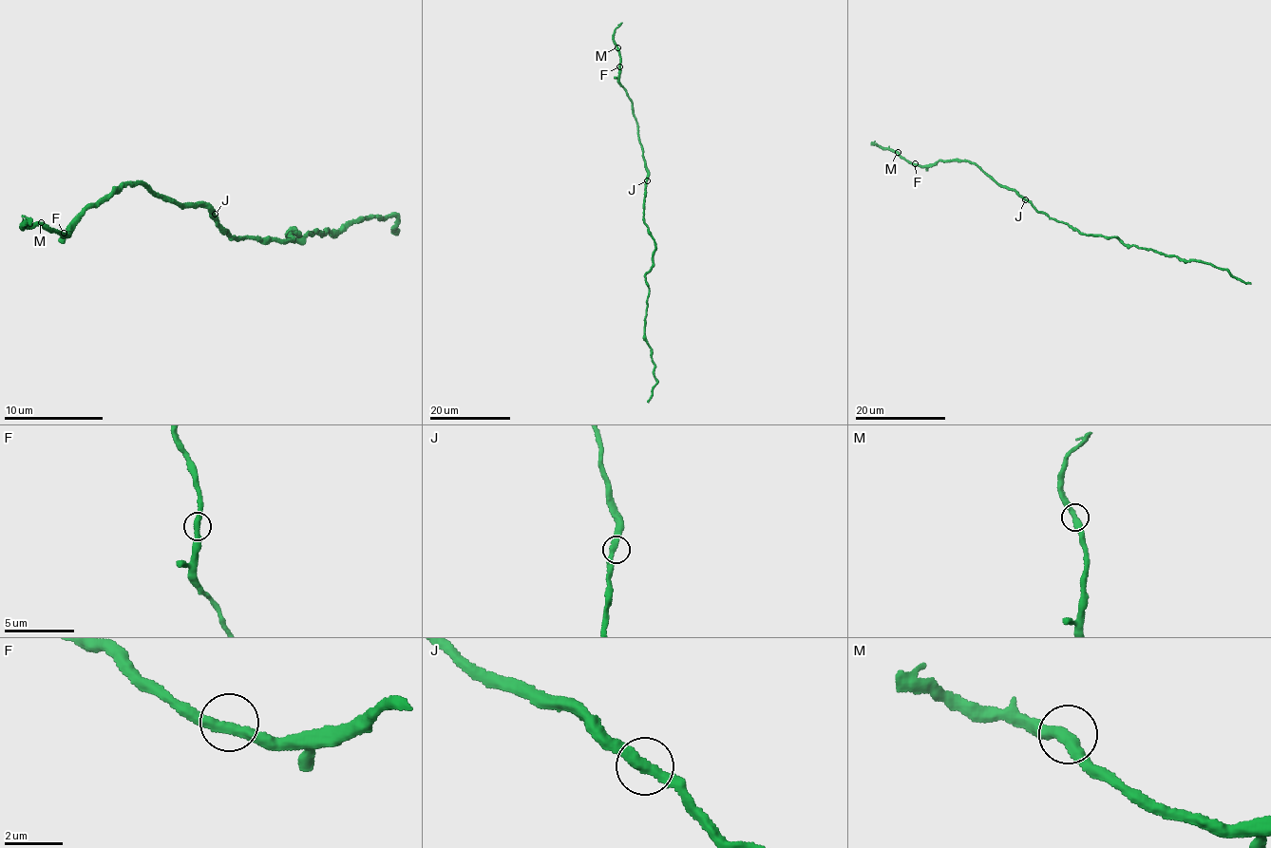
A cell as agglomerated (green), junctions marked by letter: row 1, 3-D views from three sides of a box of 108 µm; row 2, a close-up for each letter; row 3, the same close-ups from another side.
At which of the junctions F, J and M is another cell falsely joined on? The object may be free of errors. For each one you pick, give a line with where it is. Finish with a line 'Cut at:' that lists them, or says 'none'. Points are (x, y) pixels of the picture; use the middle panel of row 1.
M: place (617, 47)
Cut at: M

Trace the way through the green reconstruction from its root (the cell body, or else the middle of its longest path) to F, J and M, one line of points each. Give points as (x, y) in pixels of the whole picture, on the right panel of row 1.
F: (1052, 218), (1038, 212), (1012, 189), (996, 184), (975, 164), (950, 160), (939, 160), (930, 165), (915, 163)
J: (1052, 218), (1038, 212), (1025, 199)
M: (1052, 218), (1012, 189), (996, 184), (975, 164), (939, 160), (930, 165), (916, 165), (898, 152)

